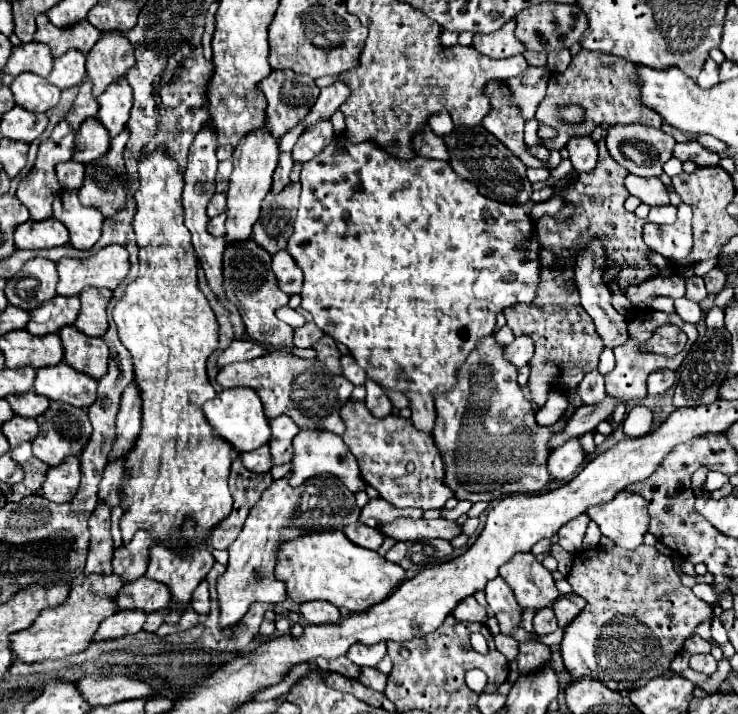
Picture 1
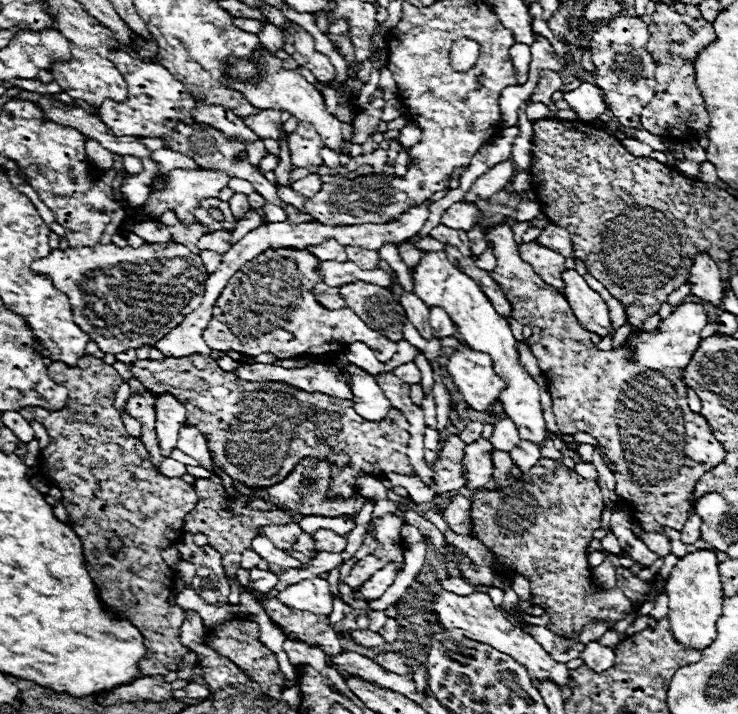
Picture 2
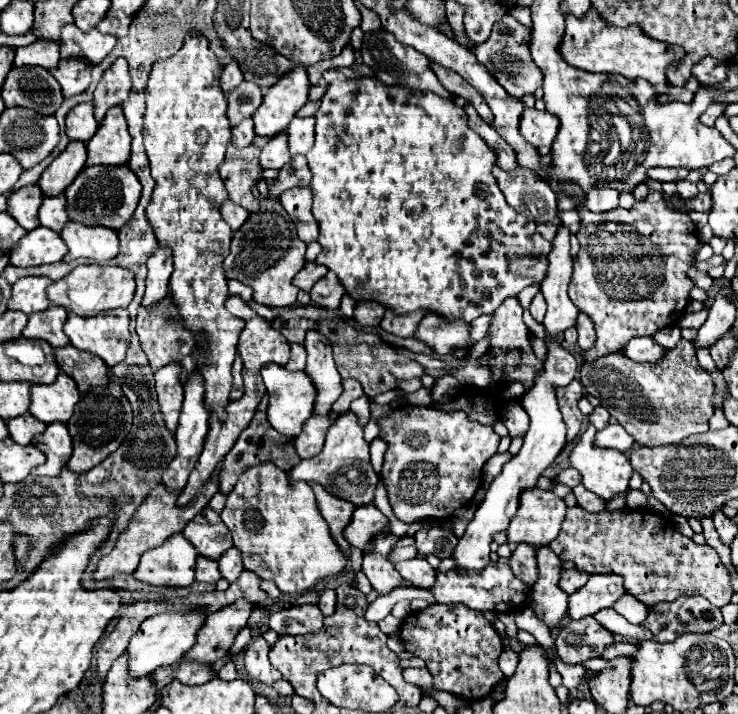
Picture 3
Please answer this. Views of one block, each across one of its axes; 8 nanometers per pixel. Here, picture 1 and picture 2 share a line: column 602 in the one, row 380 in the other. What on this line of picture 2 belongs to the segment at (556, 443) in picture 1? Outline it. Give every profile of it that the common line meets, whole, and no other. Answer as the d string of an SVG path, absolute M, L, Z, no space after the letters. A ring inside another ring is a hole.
M406 362L406 364L396 366L392 370L392 374L396 378L400 378L402 382L406 382L406 384L420 384L420 380L422 380L422 374L420 374L420 370L416 368L414 362Z

